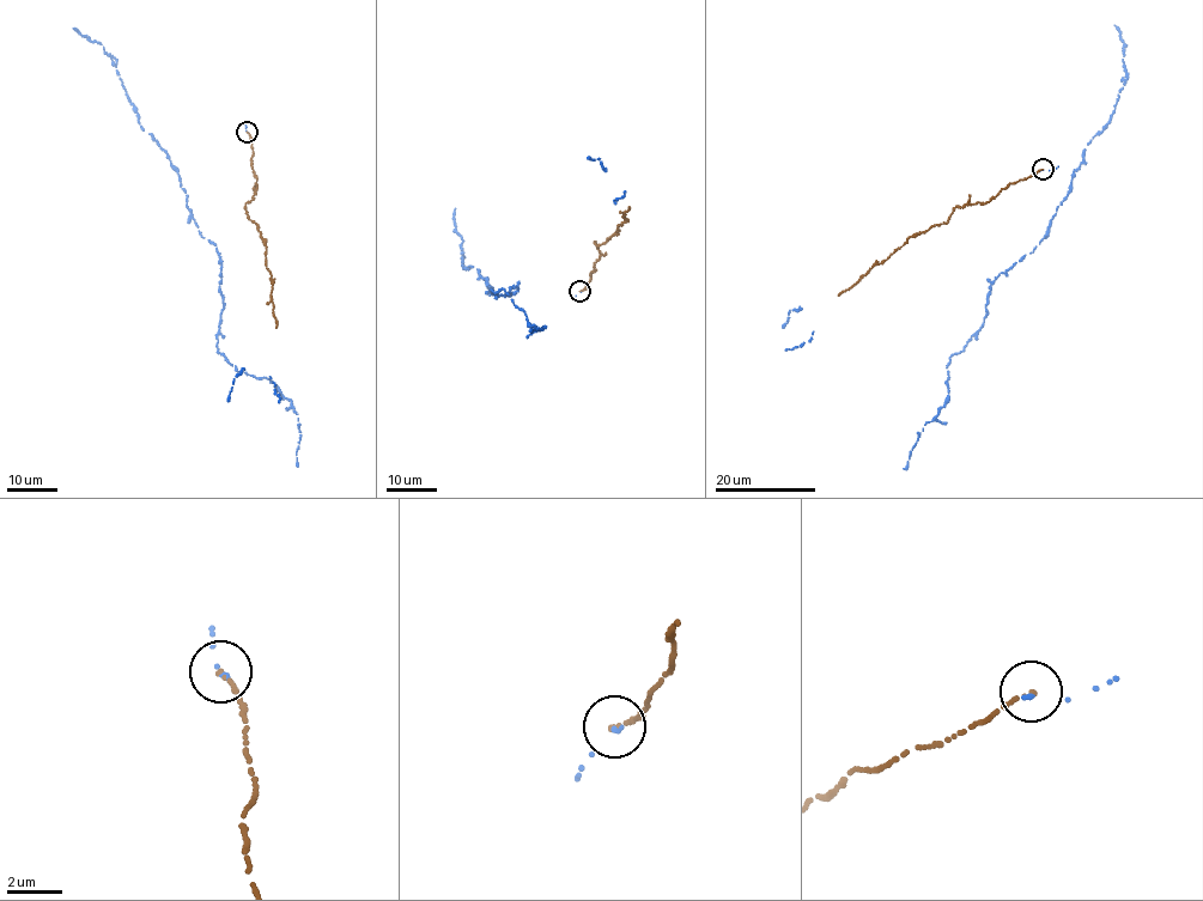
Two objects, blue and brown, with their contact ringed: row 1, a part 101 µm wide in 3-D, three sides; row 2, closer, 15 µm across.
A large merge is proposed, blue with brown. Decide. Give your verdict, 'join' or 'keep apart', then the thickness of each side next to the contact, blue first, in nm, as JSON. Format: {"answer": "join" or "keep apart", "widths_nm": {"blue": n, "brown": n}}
{"answer": "join", "widths_nm": {"blue": 140, "brown": 140}}

